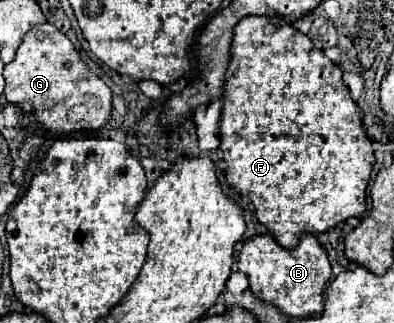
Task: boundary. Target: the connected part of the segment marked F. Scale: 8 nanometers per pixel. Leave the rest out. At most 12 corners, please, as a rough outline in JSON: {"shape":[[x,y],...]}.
{"shape":[[246,16],[226,180],[282,248],[366,214],[372,142],[342,70]]}

